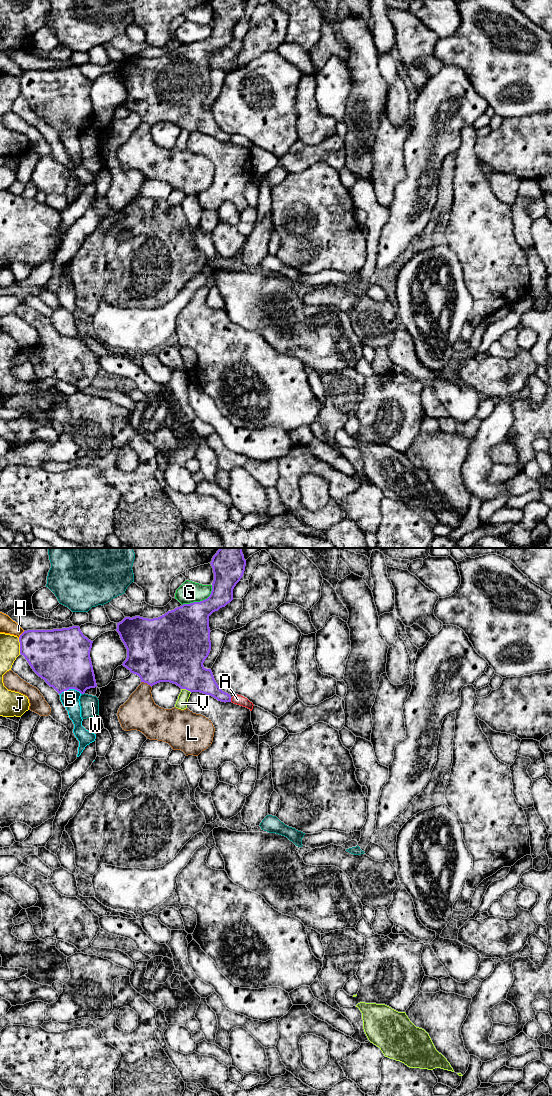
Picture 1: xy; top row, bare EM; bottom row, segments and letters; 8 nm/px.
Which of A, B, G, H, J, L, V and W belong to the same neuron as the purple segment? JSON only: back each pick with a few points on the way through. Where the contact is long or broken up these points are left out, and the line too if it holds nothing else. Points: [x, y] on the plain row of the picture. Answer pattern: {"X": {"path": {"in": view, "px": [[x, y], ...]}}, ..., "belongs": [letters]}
{"belongs": []}

